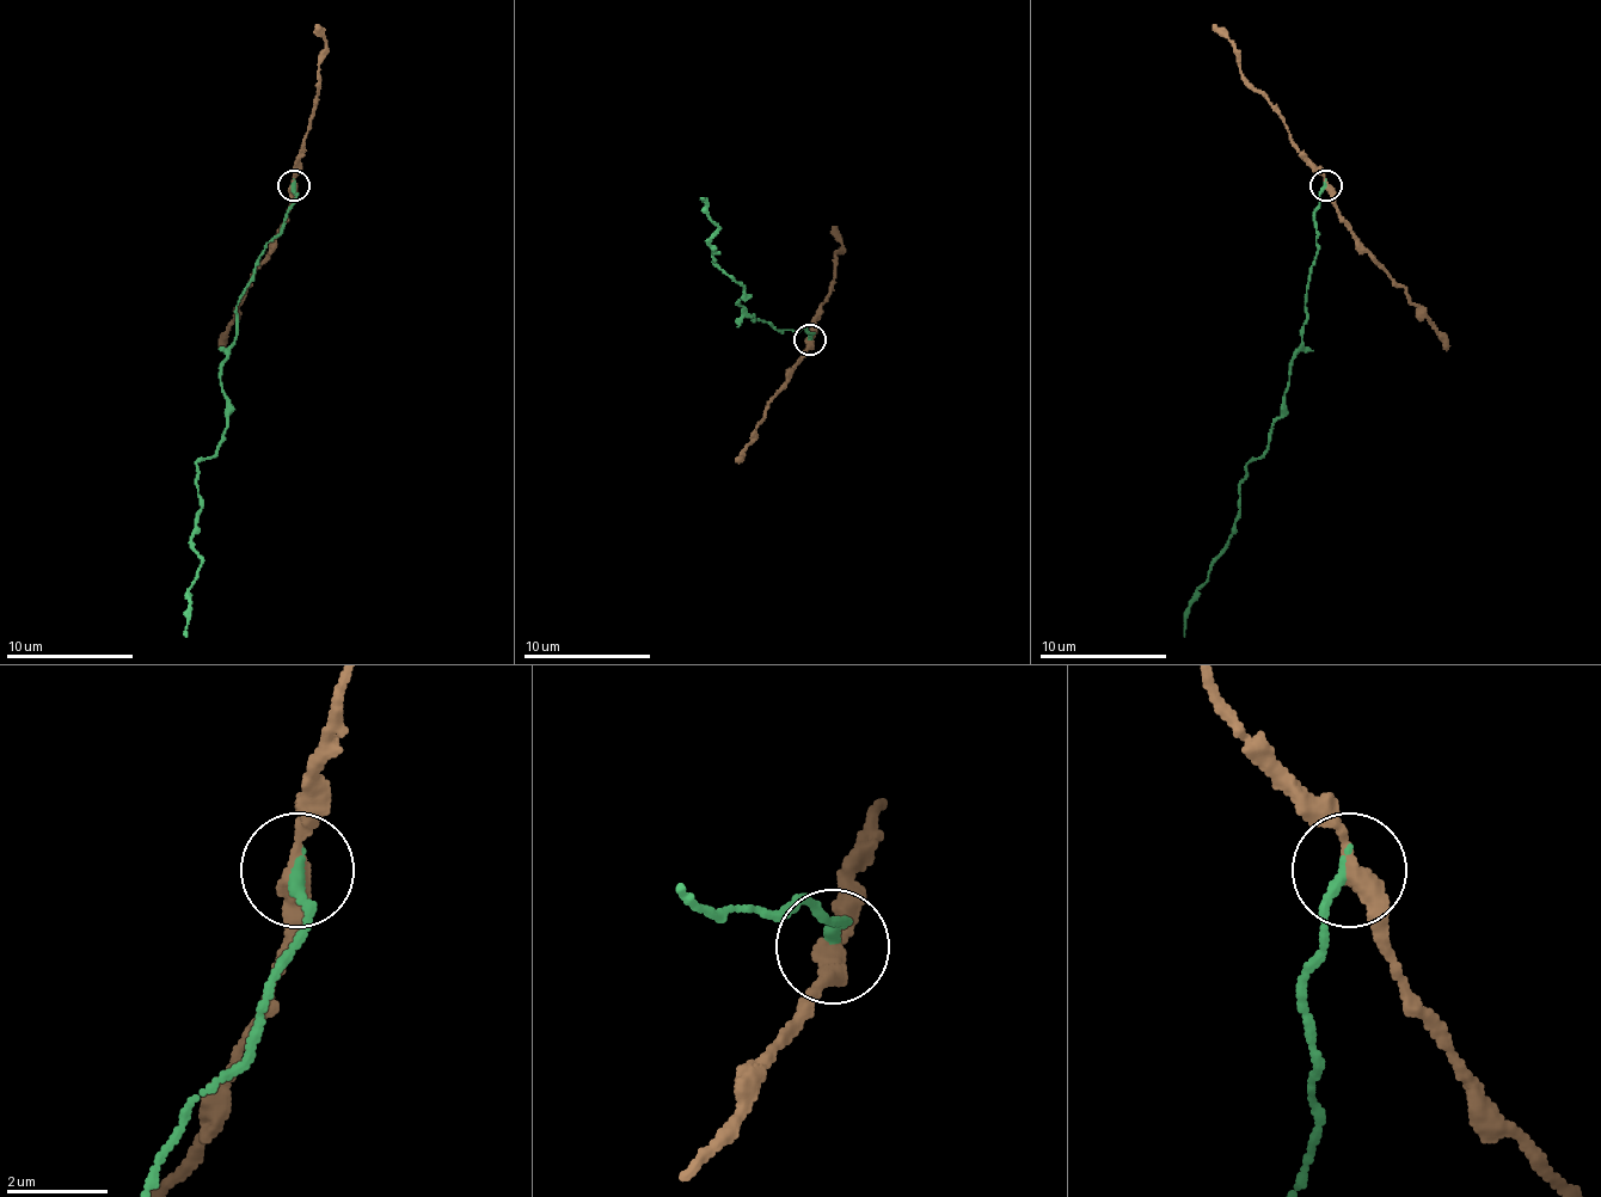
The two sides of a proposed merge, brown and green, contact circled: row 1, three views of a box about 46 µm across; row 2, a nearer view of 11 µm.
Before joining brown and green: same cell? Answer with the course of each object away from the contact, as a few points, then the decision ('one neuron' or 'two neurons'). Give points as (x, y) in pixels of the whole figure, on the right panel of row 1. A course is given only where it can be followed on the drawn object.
brown via (1326, 184), (1336, 213), (1359, 245), (1405, 289), (1405, 299), (1447, 349) | green via (1326, 184), (1313, 213), (1317, 257), (1284, 413), (1269, 448), (1246, 464), (1240, 515), (1190, 603), (1183, 636) | two neurons

